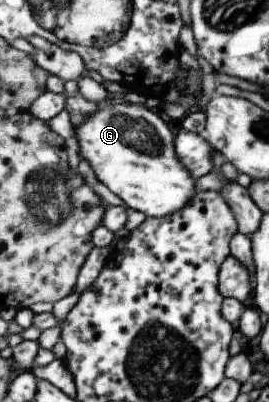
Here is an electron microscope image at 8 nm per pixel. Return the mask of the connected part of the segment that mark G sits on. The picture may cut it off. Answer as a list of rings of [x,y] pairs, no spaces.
[[[124,101],[110,105],[103,105],[100,102],[98,109],[92,115],[84,117],[84,121],[80,121],[78,127],[71,127],[71,131],[78,141],[80,159],[84,159],[96,179],[130,209],[144,213],[145,217],[158,219],[180,211],[192,201],[196,181],[186,171],[186,167],[176,159],[173,127],[169,126],[169,122],[165,121],[155,109],[148,109],[141,101],[136,104]]]

